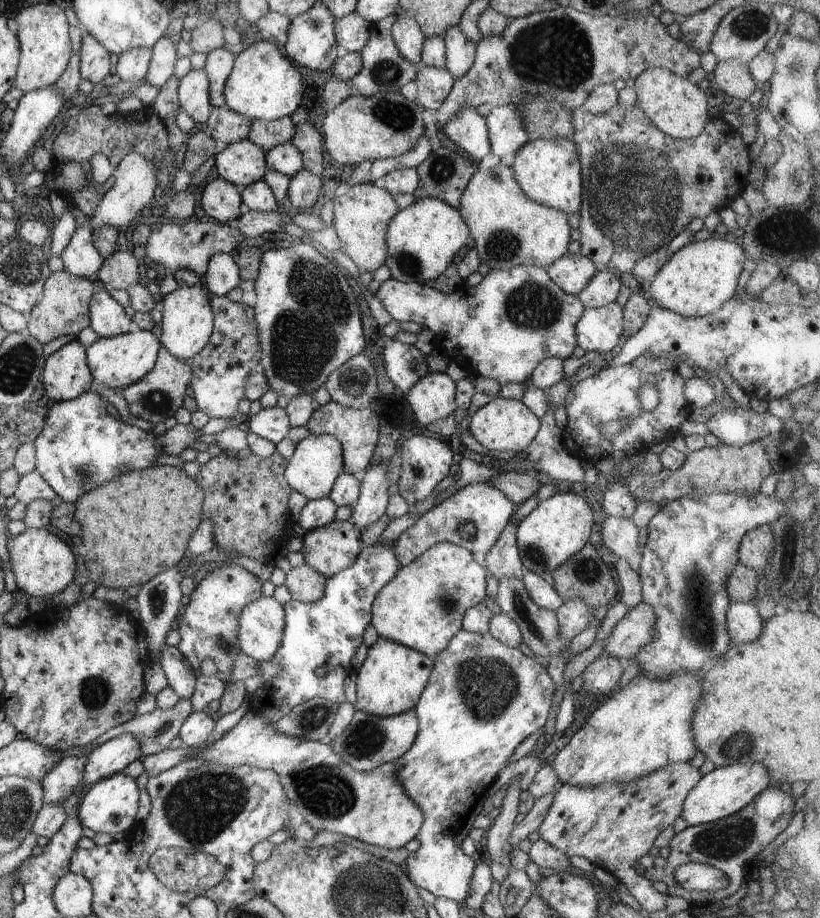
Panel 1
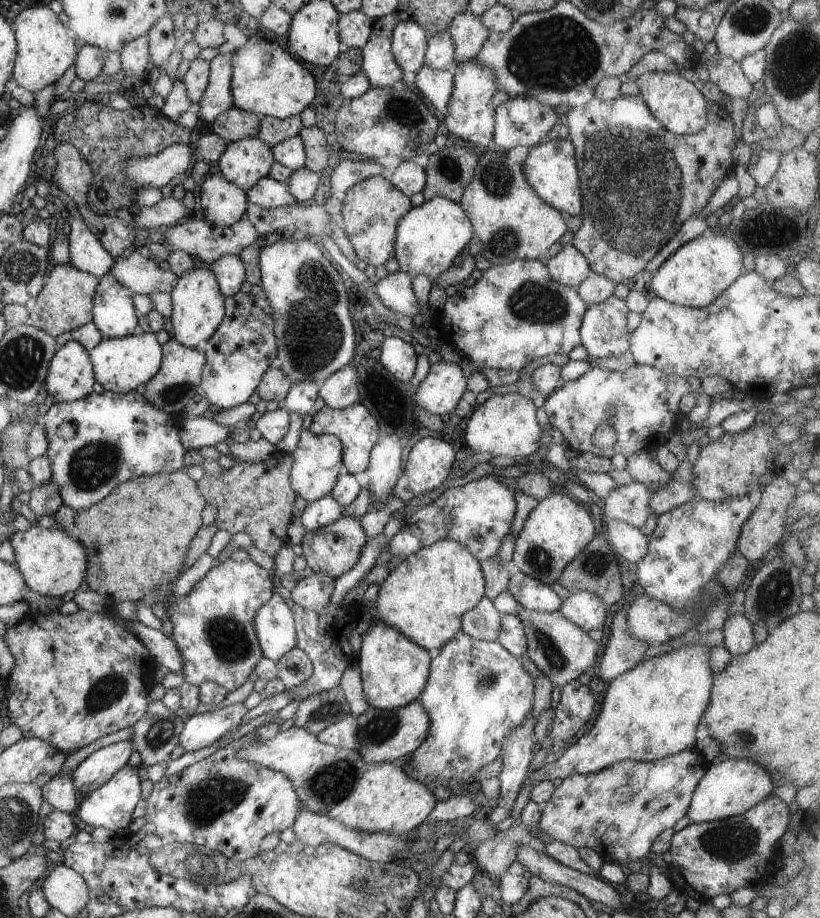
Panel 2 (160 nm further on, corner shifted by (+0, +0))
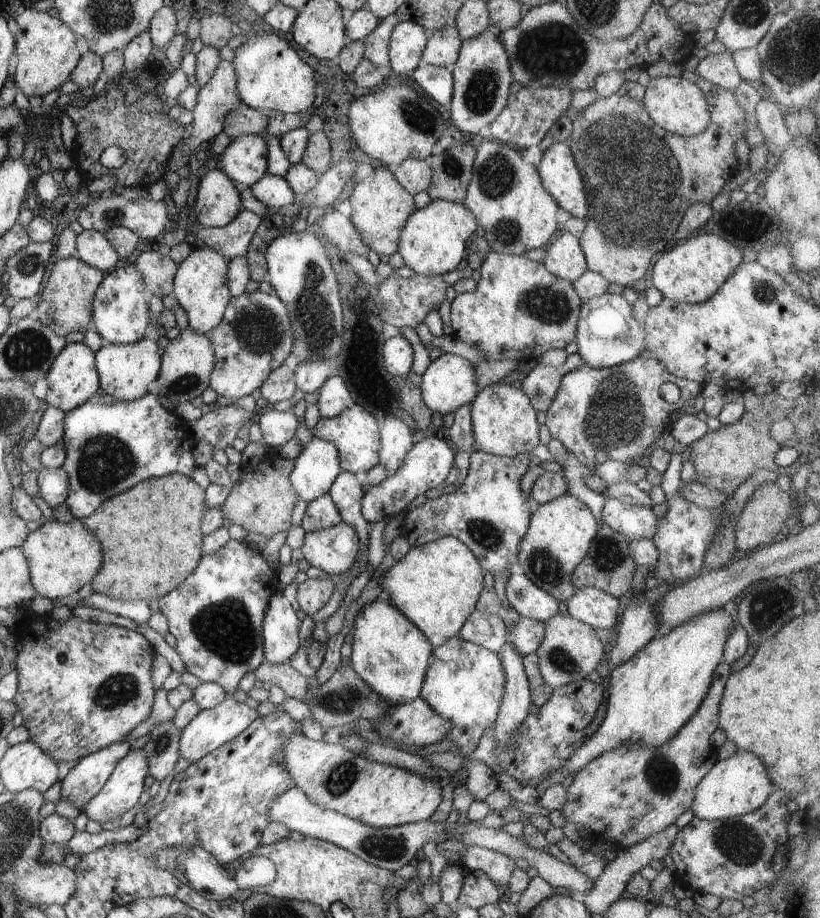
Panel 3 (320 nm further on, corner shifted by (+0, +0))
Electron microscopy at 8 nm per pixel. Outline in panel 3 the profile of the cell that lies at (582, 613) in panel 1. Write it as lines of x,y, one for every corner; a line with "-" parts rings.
596,587
578,589
566,602
569,615
592,628
614,629
618,622
618,599

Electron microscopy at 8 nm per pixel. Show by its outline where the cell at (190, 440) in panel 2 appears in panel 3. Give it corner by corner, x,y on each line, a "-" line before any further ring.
224,406
224,408
213,408
209,413
201,416
198,420
188,422
194,438
206,440
215,449
224,450
232,446
242,426
255,422
258,414
247,412
236,406

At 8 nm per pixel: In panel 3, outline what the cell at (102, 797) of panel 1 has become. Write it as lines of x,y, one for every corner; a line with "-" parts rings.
131,747
126,756
118,762
102,790
88,804
85,804
83,812
90,820
96,820
100,824
107,823
109,820
119,820
140,800
140,796
144,792
144,778
148,774
147,752
144,748

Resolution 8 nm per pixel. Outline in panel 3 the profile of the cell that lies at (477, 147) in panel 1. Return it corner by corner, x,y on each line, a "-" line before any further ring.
489,26
482,34
468,38
461,42
458,60
450,68
453,77
453,96
450,104
450,120
460,131
470,134
479,134
484,127
490,126
492,122
500,115
500,112
506,107
510,94
510,85
513,84
513,78
510,71
510,58
504,50
504,46
498,38
498,33
490,30

